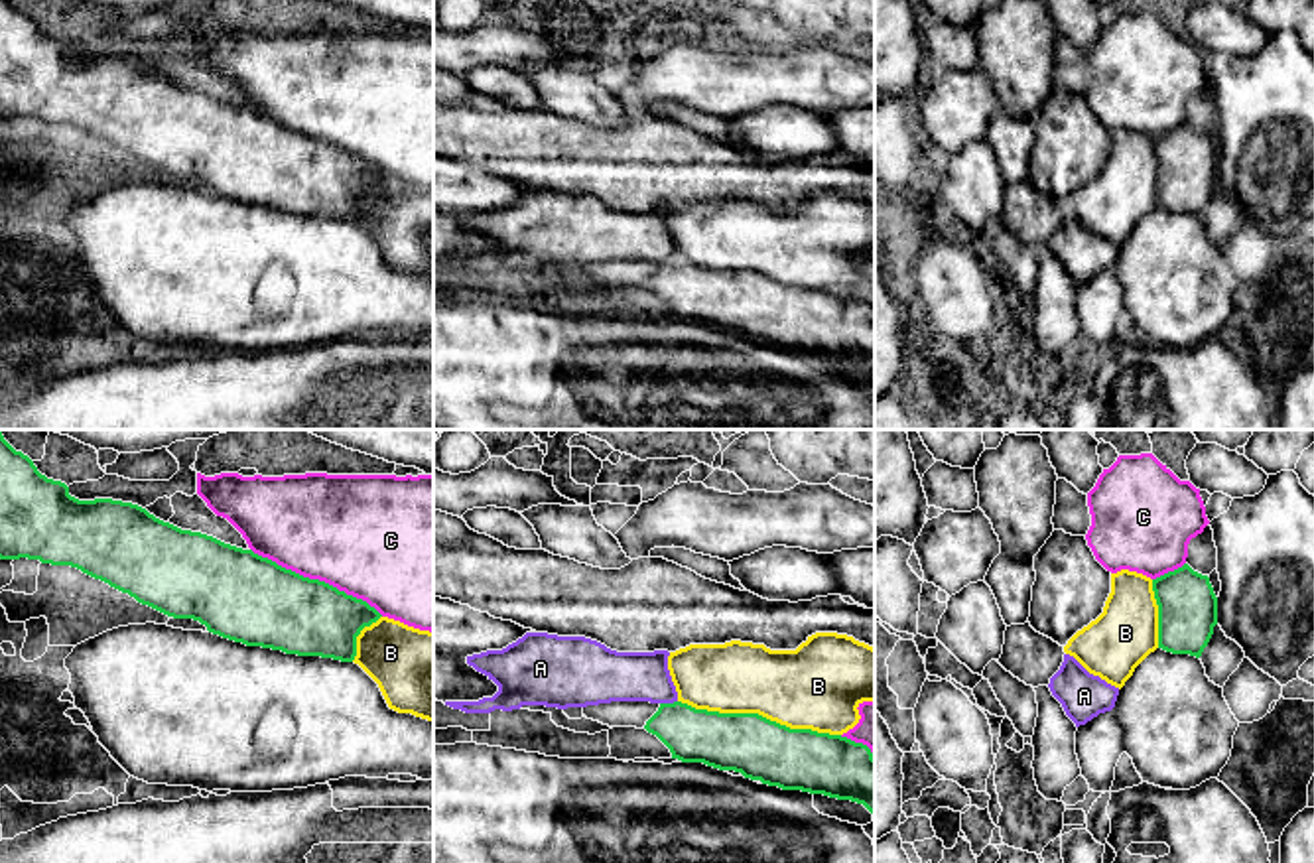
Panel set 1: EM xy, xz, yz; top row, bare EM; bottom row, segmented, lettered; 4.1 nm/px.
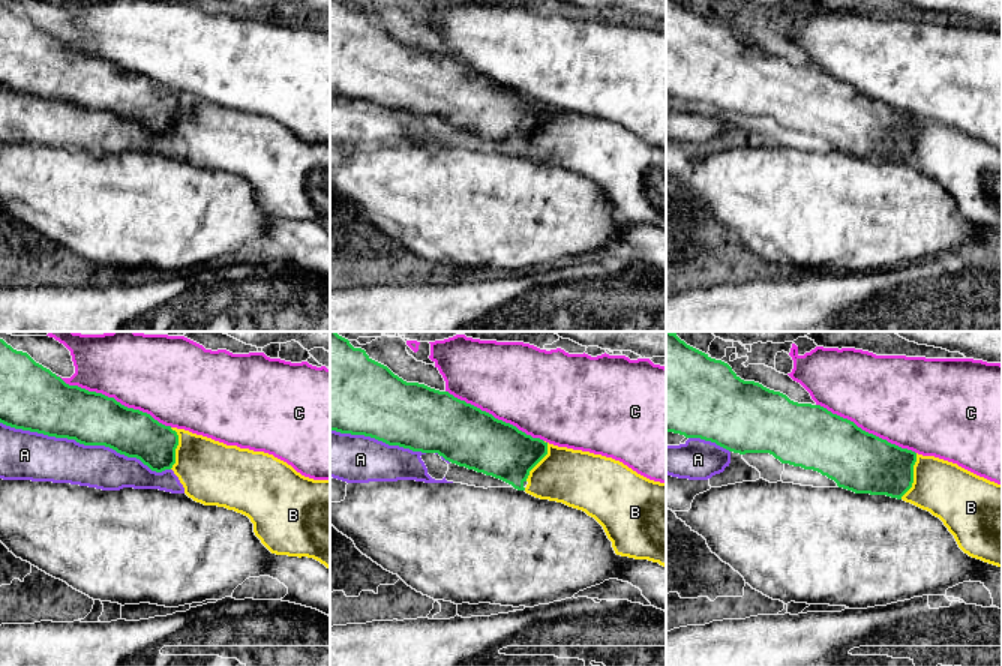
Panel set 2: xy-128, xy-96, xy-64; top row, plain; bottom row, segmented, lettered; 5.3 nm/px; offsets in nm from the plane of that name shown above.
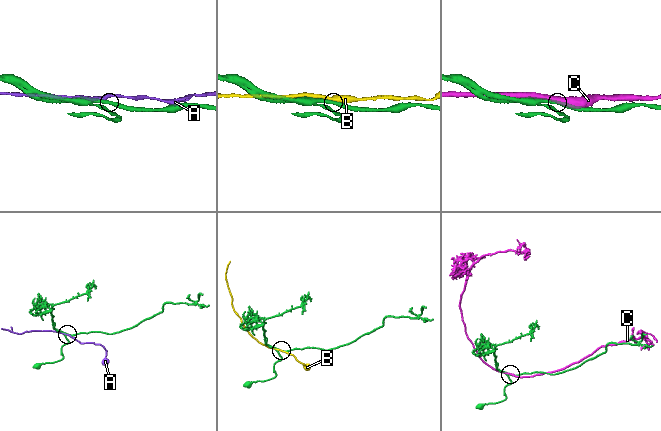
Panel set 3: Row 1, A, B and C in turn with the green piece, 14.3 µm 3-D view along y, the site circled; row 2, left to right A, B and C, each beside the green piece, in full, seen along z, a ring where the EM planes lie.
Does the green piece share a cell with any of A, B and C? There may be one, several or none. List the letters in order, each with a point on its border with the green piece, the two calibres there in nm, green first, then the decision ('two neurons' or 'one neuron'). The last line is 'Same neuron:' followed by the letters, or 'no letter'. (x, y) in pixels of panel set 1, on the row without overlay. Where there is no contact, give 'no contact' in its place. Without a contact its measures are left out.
A: xz (668, 263) | 220/200 nm | two neurons
B: xz (757, 272) | 260/340 nm | two neurons
C: xy (318, 138) | 340/480 nm | two neurons
Same neuron: no letter

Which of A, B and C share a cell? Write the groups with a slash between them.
A / B C

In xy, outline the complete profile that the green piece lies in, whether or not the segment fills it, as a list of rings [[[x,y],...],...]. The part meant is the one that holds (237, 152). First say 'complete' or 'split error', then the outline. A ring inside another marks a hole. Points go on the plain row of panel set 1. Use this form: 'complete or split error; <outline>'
complete; [[[0,0],[0,118],[20,116],[77,126],[167,175],[193,177],[223,197],[297,215],[353,221],[357,195],[382,175],[366,160],[325,140],[303,136],[252,108],[225,102],[201,91],[181,89],[138,63],[112,57],[79,59],[69,53],[65,41],[47,37],[28,14],[16,10],[8,0]]]

